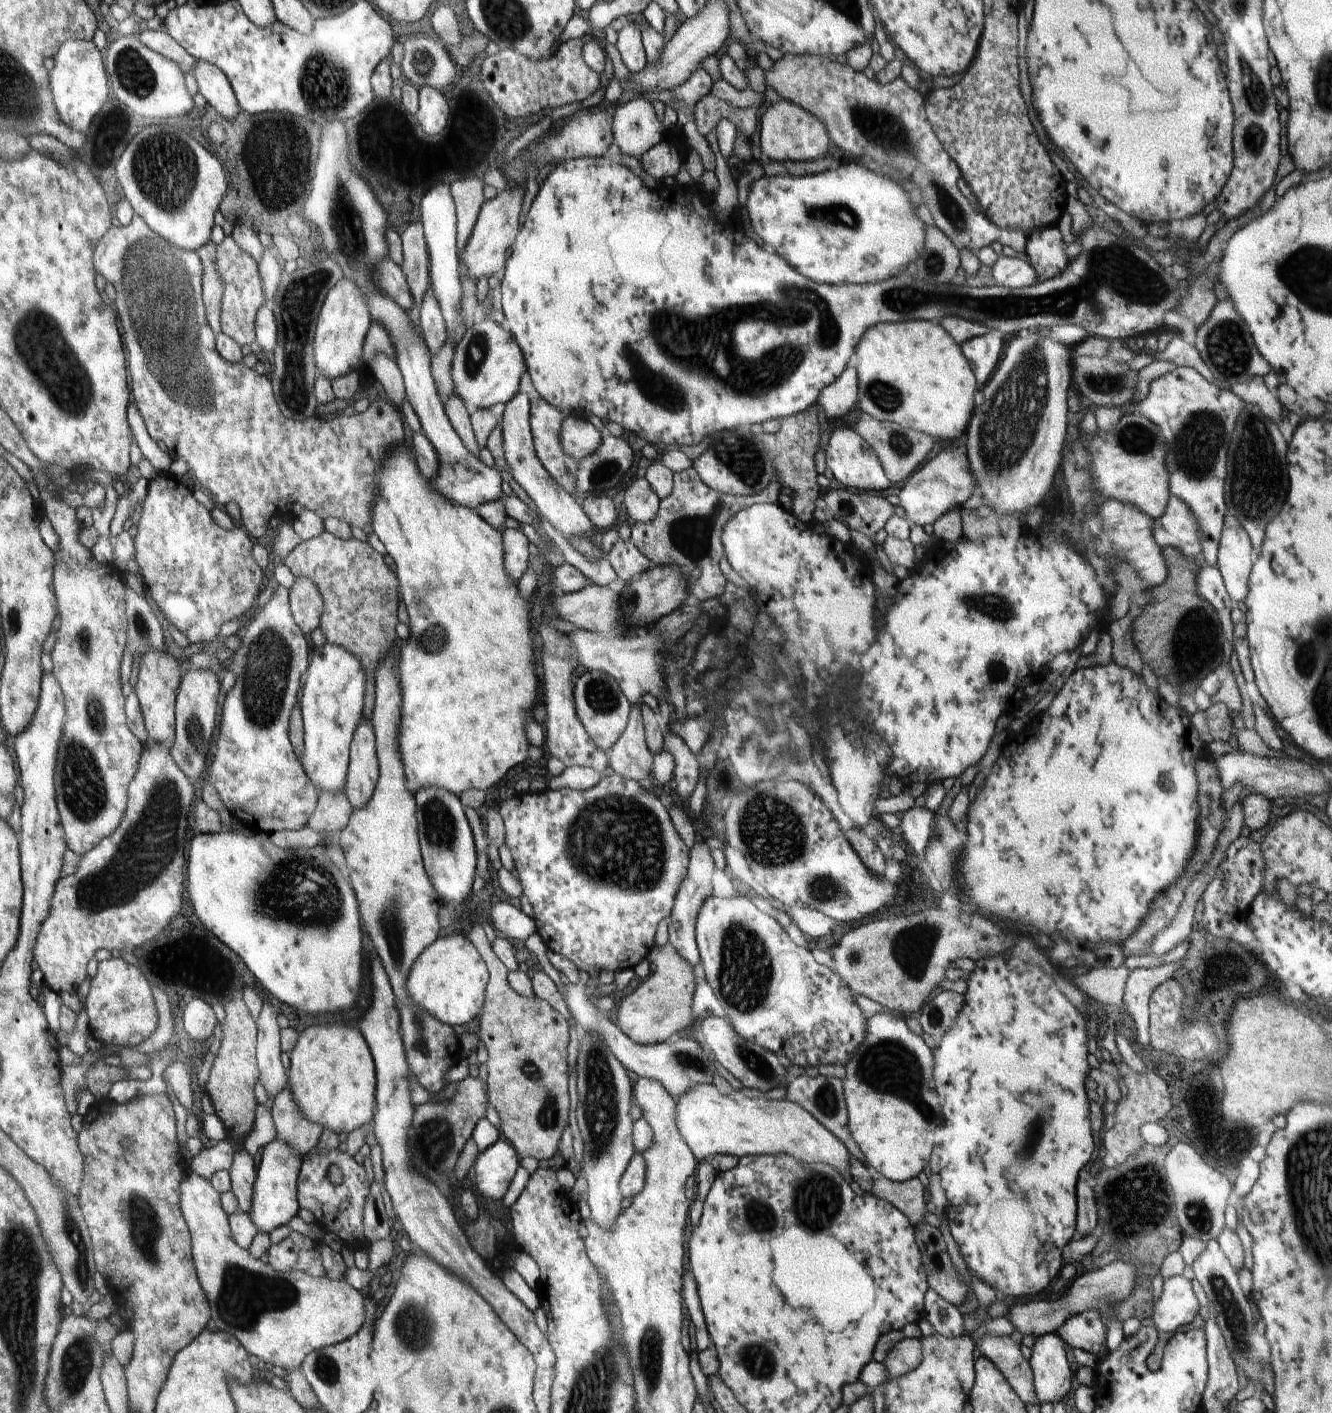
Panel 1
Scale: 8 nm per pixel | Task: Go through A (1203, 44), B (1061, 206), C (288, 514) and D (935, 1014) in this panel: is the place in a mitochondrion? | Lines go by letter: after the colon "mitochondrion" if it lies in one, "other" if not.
A: other
B: other
C: other
D: mitochondrion

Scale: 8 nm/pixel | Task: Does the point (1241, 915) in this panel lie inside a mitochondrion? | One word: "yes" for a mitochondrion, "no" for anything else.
no

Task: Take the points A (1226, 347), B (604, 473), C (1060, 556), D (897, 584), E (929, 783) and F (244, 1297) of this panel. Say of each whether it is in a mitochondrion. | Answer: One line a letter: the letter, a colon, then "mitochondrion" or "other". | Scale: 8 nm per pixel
A: mitochondrion
B: mitochondrion
C: other
D: other
E: other
F: mitochondrion

